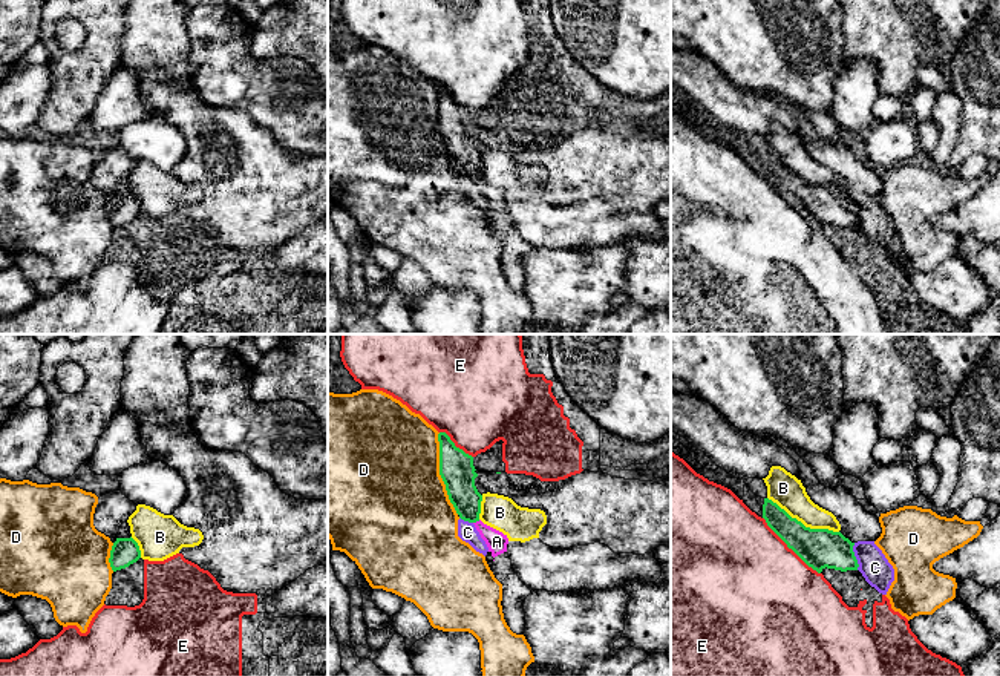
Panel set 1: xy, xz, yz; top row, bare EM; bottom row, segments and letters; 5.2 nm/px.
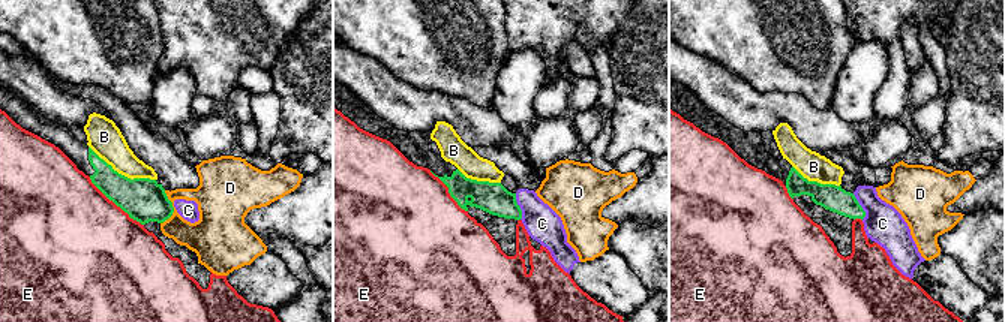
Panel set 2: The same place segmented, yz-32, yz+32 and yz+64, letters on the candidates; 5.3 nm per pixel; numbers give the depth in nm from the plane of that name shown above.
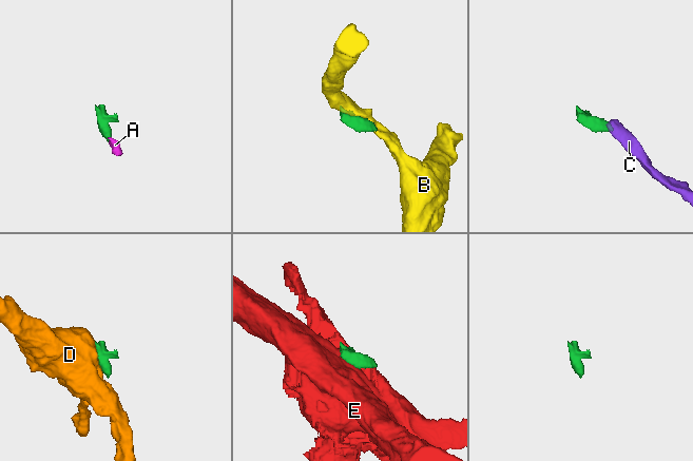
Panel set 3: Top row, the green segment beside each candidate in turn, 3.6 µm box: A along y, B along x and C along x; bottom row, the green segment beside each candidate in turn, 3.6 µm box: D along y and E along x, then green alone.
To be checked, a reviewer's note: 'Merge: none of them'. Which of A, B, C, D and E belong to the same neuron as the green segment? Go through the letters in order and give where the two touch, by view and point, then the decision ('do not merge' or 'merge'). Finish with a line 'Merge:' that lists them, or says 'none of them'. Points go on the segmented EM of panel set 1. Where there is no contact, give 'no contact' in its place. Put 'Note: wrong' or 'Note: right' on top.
Note: wrong
A: xz (477, 520) | merge
B: yz (801, 523) | do not merge
C: yz (855, 557) | do not merge
D: xz (440, 474) | do not merge
E: yz (789, 548) | do not merge
Merge: A

